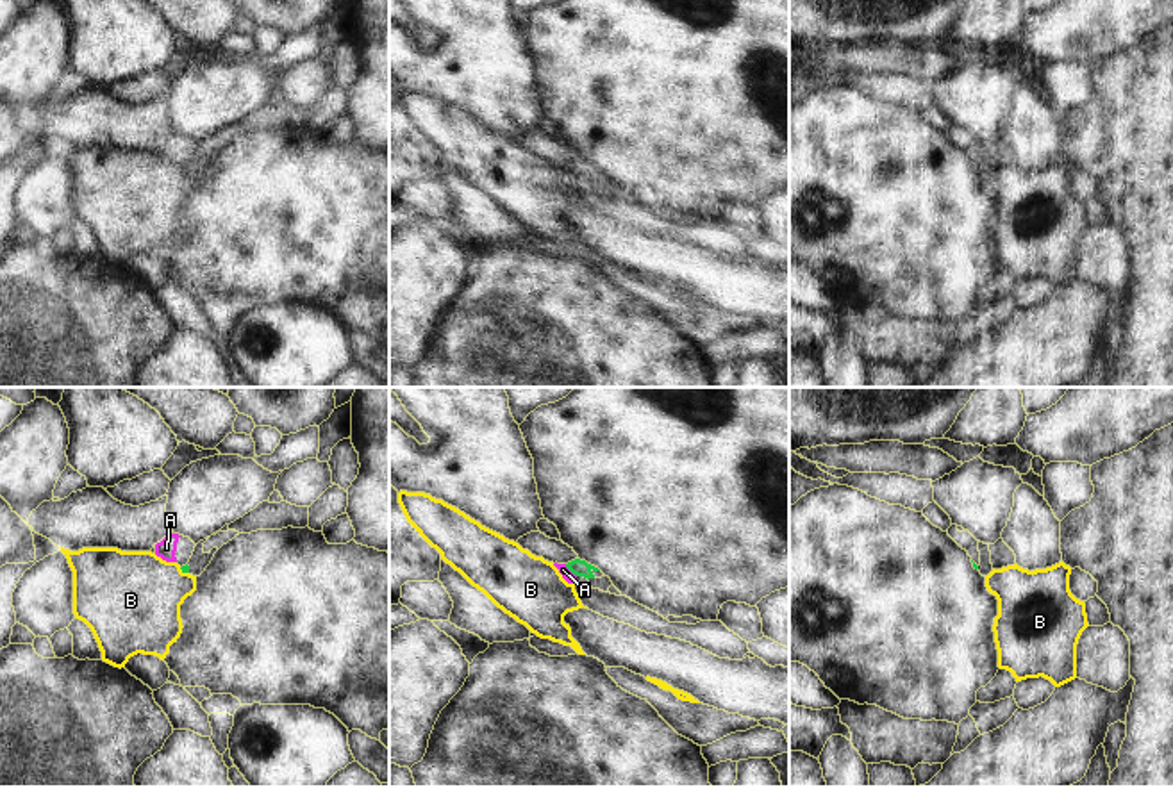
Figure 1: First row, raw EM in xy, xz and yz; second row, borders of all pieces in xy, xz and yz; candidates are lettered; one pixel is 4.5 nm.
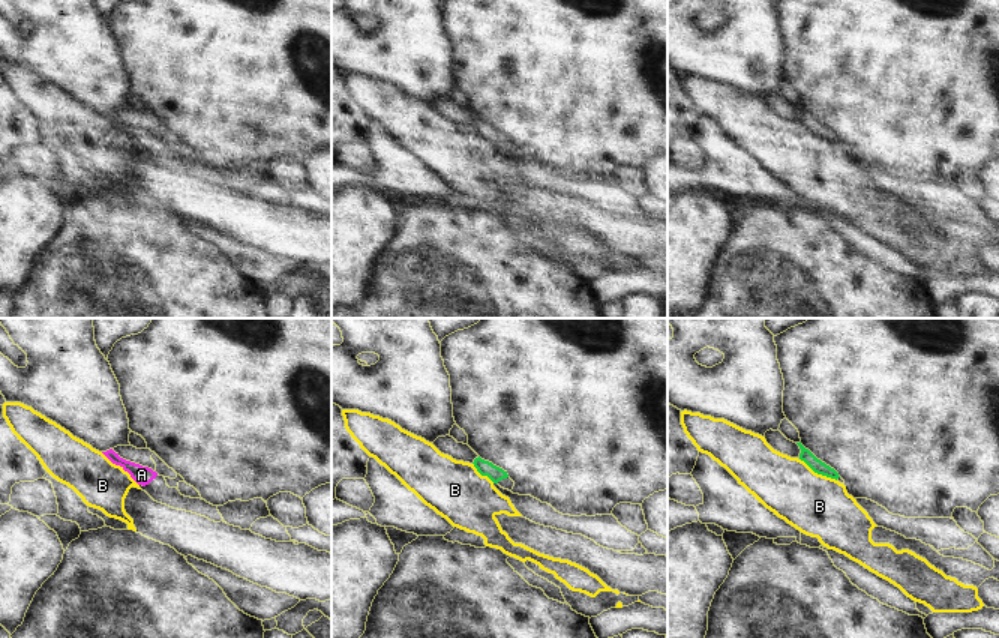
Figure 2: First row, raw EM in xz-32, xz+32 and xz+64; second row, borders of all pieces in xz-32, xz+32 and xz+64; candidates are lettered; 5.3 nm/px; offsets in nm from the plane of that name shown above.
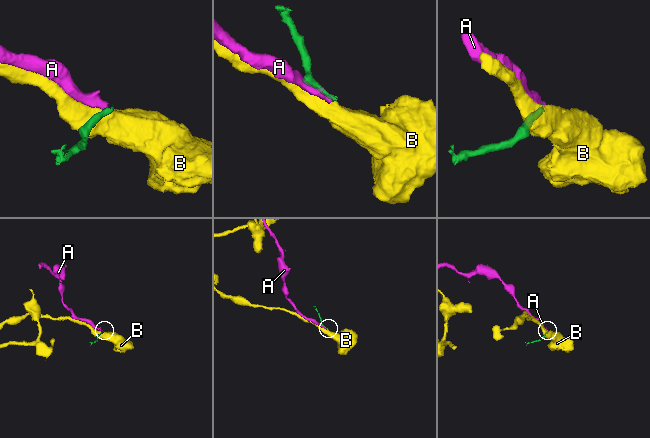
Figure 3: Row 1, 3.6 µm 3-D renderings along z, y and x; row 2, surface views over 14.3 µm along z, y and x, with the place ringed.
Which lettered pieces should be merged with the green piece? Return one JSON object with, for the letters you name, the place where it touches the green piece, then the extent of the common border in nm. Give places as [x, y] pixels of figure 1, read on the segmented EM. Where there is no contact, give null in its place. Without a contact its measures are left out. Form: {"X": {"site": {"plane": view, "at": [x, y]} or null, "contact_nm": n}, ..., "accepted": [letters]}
{"accepted": []}

